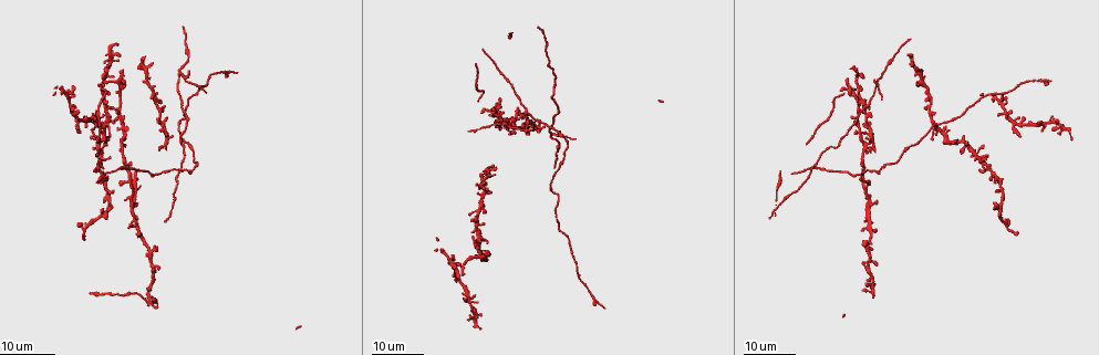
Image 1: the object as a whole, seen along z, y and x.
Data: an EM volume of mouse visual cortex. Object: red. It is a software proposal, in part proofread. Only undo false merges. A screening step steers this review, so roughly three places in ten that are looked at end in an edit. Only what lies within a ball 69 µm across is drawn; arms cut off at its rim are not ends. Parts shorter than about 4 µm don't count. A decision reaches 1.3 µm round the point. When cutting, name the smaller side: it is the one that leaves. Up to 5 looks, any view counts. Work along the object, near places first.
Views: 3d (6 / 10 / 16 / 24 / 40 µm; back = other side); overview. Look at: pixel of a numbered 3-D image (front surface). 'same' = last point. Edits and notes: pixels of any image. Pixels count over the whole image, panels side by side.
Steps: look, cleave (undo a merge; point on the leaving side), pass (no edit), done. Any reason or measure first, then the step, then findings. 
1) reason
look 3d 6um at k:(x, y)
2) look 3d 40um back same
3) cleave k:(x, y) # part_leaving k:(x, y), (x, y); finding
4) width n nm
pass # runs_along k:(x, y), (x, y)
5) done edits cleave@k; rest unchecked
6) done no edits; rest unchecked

a fork
look 3d 16um at 1:(553, 135)

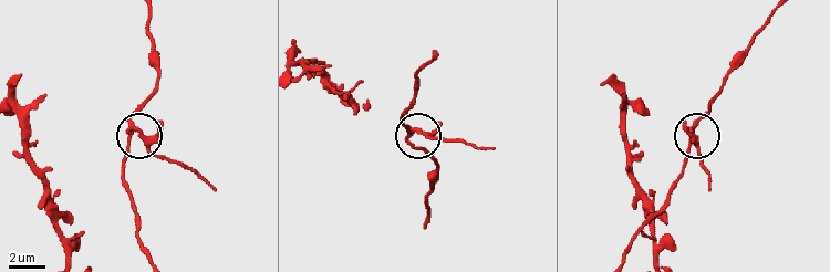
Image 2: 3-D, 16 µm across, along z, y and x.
look 3d 10um at 2:(136, 130)

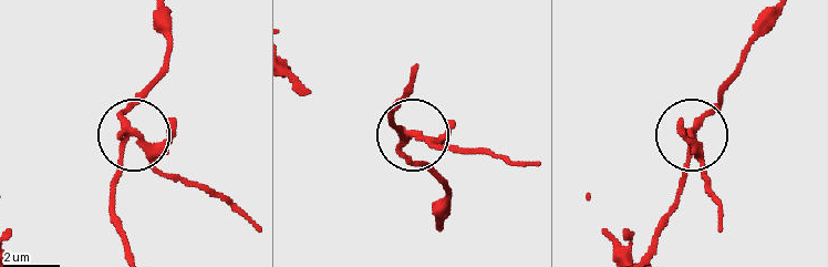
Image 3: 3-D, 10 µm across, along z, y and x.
width 210 nm
cleave 3:(172, 129) # part_leaving 3:(133, 133), (152, 166), (216, 190), (251, 223); two neurons meet here

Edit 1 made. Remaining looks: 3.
three arms meet
look 3d 24um at 1:(867, 112)

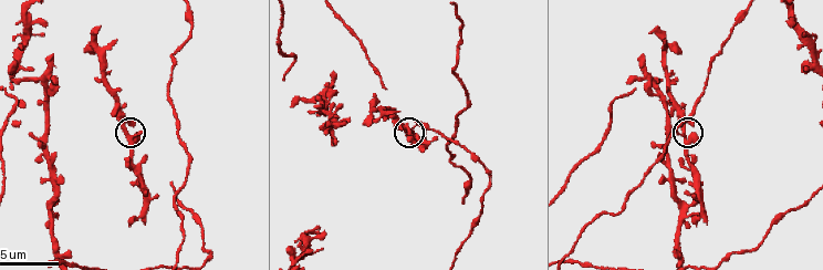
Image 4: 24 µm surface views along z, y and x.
look 3d 10um at 4:(685, 138)

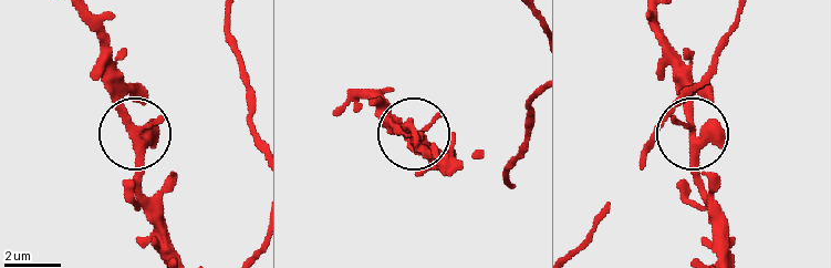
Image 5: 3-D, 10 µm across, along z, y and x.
pass # one neuron here

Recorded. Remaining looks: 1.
done edits cleave@3; rest unchecked

